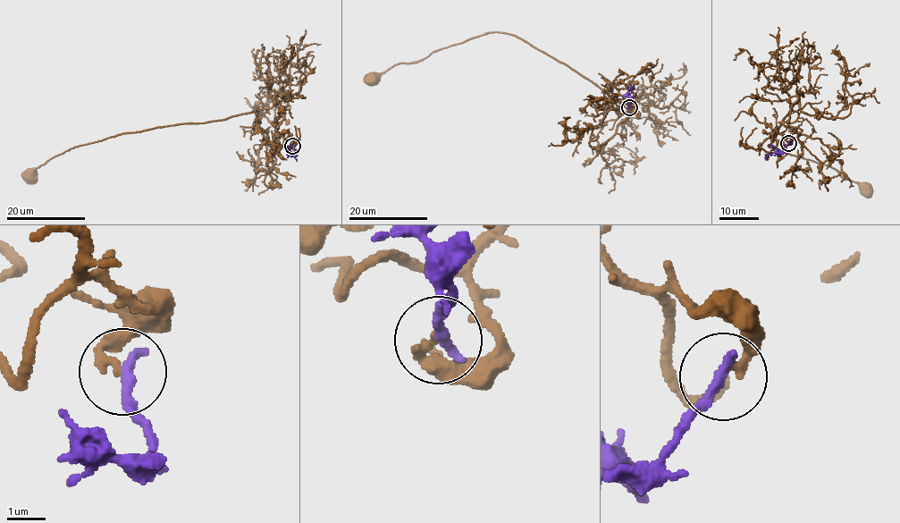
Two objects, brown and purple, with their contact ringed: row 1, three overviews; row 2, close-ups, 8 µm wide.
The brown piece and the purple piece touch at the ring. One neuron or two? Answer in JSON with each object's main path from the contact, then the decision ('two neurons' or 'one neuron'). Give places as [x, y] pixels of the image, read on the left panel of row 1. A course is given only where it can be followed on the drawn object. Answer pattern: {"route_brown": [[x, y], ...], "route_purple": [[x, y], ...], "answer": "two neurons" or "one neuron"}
{"route_brown": [[293, 146], [273, 137], [288, 104], [278, 96], [224, 120], [71, 147], [26, 181]], "route_purple": [[293, 146], [295, 154], [290, 154], [297, 161]], "answer": "two neurons"}

